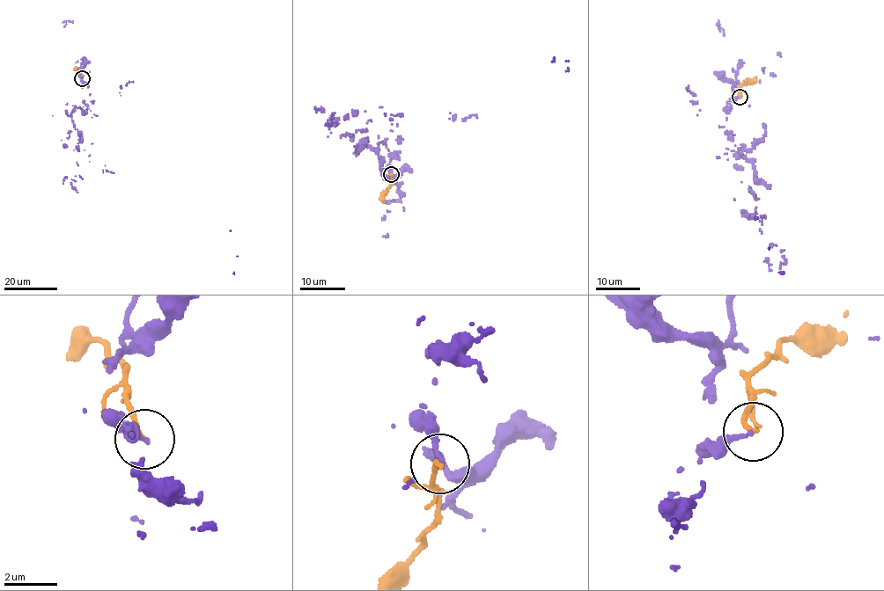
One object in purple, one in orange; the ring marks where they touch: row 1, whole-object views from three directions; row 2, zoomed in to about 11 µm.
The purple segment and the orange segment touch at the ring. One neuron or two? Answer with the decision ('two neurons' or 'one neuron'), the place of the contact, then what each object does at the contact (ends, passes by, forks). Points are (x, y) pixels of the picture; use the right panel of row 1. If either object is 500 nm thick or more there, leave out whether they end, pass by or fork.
two neurons | (740, 97) | purple ends | orange ends

